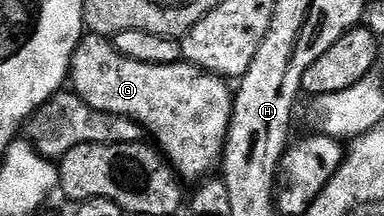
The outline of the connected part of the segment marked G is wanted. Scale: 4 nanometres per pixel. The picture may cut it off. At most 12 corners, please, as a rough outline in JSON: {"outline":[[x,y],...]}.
{"outline":[[89,34],[71,90],[139,123],[184,181],[221,166],[227,78]]}

